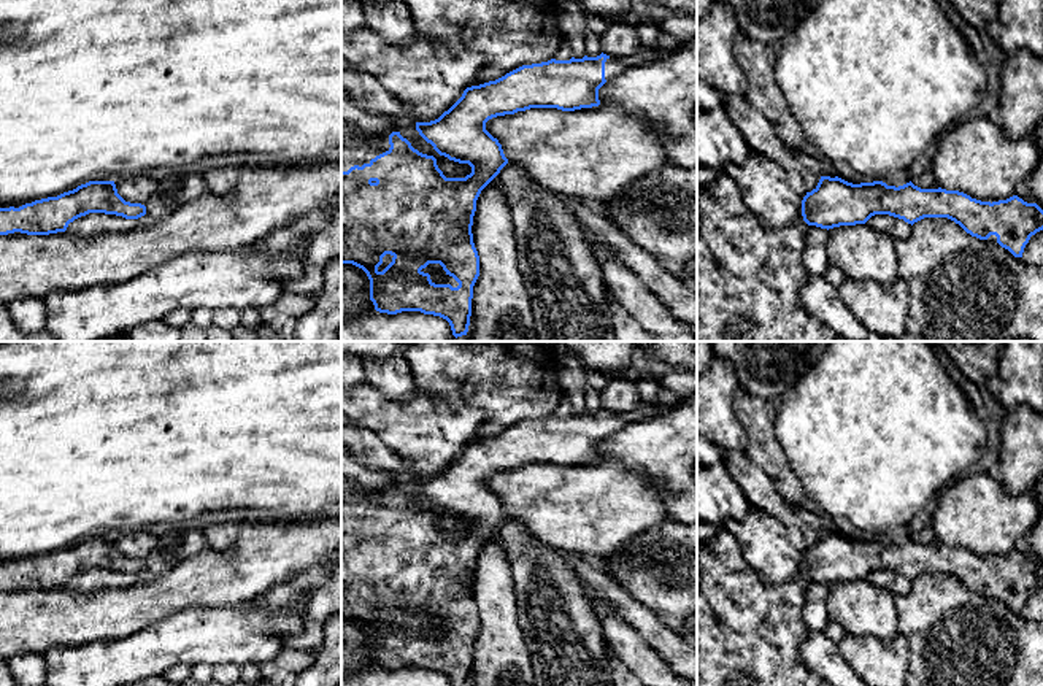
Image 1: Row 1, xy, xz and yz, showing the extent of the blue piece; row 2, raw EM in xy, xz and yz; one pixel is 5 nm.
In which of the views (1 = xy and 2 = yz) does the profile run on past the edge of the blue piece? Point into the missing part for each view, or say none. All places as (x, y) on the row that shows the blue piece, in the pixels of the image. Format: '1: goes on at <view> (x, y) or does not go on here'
1: does not go on here
2: does not go on here

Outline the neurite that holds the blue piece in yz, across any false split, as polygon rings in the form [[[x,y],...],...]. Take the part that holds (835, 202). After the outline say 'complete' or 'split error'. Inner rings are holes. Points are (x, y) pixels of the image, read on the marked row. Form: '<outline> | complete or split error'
[[[821,176],[818,186],[802,200],[802,216],[808,225],[833,229],[840,225],[865,224],[875,214],[889,214],[914,224],[924,218],[948,218],[967,233],[979,240],[997,237],[997,243],[1014,257],[1022,257],[1030,237],[1043,230],[1043,210],[1018,195],[999,202],[981,202],[959,191],[921,189],[911,181],[903,186],[887,186],[883,181],[852,184],[838,176]]] | complete

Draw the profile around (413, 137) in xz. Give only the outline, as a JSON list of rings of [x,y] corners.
[[[343,57],[341,89],[357,108],[389,116],[394,122],[394,132],[398,132],[403,138],[406,138],[419,152],[433,156],[438,168],[446,178],[465,178],[471,173],[471,167],[468,164],[459,164],[440,156],[433,146],[419,135],[416,122],[408,114],[408,110],[402,106],[375,76],[357,71]]]

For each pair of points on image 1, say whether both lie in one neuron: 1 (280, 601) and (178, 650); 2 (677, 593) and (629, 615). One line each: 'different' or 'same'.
1: different
2: different

